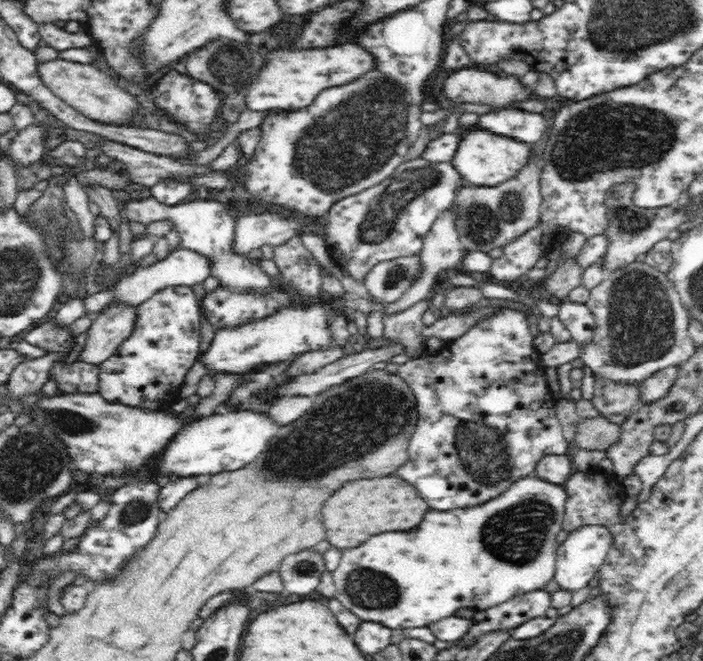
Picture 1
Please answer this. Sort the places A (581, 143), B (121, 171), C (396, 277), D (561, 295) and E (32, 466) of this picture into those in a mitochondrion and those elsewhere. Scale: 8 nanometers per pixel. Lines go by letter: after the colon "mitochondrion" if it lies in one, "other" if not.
A: mitochondrion
B: other
C: mitochondrion
D: other
E: mitochondrion

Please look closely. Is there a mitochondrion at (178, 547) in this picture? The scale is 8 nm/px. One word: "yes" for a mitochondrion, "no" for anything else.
no

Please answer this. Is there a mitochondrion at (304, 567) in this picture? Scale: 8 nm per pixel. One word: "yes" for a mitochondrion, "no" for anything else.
yes

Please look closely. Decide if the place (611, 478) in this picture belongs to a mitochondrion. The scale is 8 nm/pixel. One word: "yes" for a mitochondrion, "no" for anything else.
no

